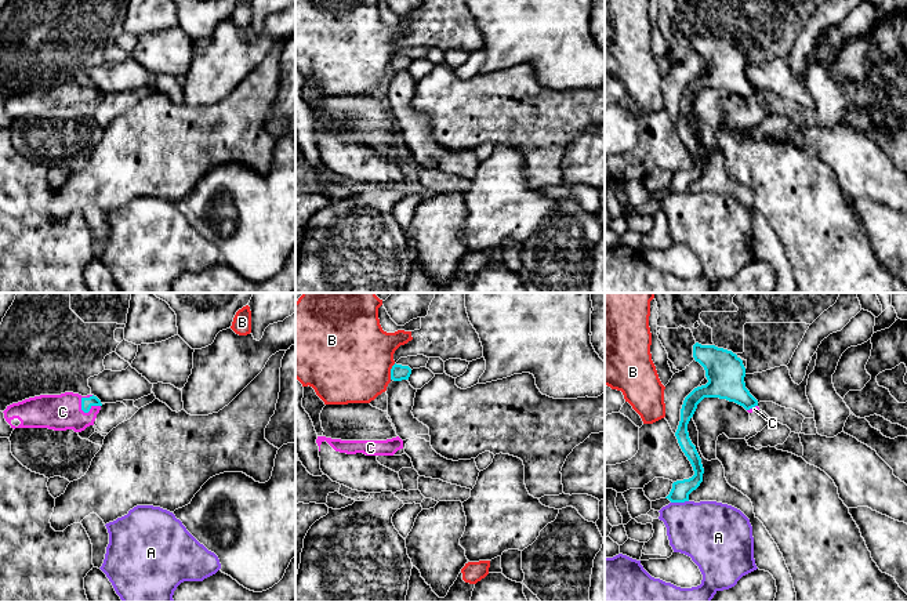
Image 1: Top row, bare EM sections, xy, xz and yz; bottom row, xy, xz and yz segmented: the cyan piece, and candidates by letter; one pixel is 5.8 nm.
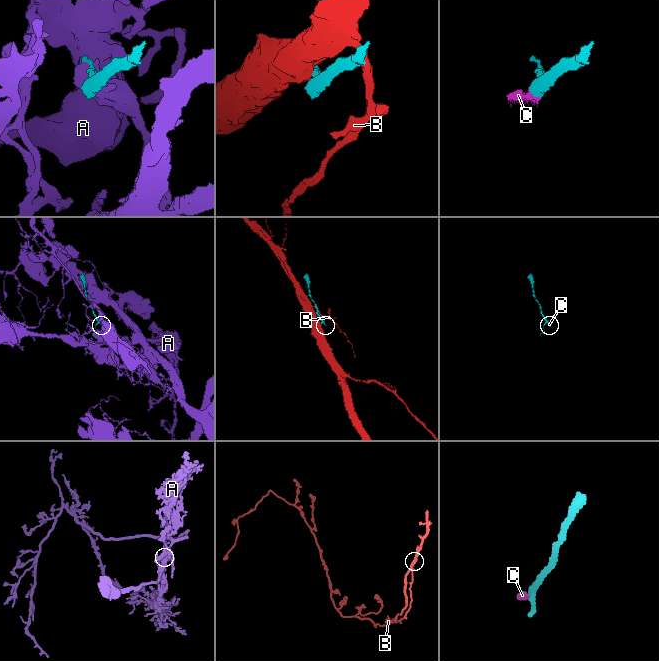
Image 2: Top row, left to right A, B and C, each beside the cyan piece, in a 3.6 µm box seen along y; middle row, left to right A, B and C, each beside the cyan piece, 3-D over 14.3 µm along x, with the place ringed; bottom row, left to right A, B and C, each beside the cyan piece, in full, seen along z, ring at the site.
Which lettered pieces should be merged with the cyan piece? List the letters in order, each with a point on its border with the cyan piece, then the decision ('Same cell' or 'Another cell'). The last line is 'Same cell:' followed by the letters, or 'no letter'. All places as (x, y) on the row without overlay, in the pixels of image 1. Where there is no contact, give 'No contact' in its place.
A: Touches cyan at yz (679, 192). Another cell
B: Touches cyan at xz (391, 62). Another cell
C: Touches cyan at xy (86, 102). Same cell
Same cell: C

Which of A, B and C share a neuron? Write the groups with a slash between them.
A / B / C

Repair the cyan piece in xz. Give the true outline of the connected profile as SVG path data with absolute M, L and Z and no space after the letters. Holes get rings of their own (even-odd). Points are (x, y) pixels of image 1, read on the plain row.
M395 54L391 59L391 70L393 72L409 70L410 65L411 59L409 57L402 57Z

